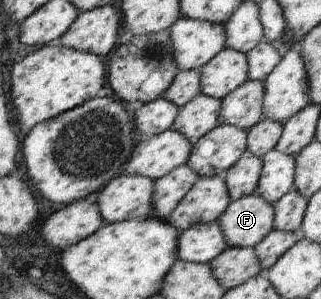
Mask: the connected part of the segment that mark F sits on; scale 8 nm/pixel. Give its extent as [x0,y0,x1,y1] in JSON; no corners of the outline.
[218,194,274,248]

